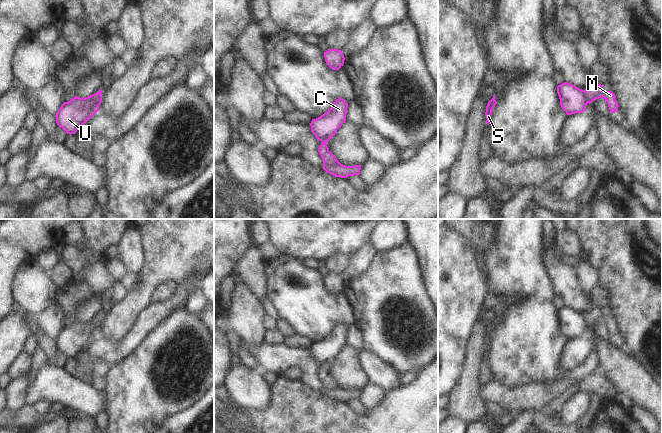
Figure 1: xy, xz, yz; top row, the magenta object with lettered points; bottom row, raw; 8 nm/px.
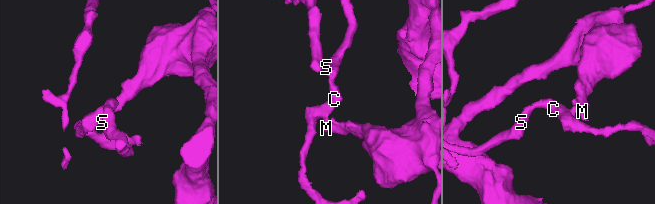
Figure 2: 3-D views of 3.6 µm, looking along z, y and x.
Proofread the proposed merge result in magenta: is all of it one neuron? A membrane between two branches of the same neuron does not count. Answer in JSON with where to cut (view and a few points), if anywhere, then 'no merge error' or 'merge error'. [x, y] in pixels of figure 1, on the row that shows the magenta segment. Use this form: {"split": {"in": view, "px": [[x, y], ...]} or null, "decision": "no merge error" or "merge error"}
{"split": {"in": "yz", "px": [[585, 91], [588, 102]]}, "decision": "merge error"}

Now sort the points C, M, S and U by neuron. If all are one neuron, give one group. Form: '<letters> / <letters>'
C S U / M

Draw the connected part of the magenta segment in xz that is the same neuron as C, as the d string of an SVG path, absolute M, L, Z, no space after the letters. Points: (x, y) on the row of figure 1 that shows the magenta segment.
M338 98L331 108L316 119L312 119L310 126L315 137L322 143L327 143L346 121L348 103Z

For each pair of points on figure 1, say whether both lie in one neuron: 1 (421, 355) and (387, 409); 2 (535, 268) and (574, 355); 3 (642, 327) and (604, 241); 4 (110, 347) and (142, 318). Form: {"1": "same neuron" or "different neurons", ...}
{"1": "different neurons", "2": "different neurons", "3": "same neuron", "4": "same neuron"}

